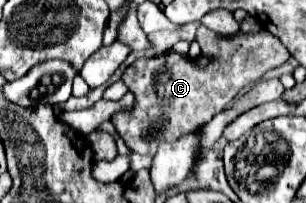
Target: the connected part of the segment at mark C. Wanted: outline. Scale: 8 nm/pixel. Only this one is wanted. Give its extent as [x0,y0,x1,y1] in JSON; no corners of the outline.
[112,26,290,154]

